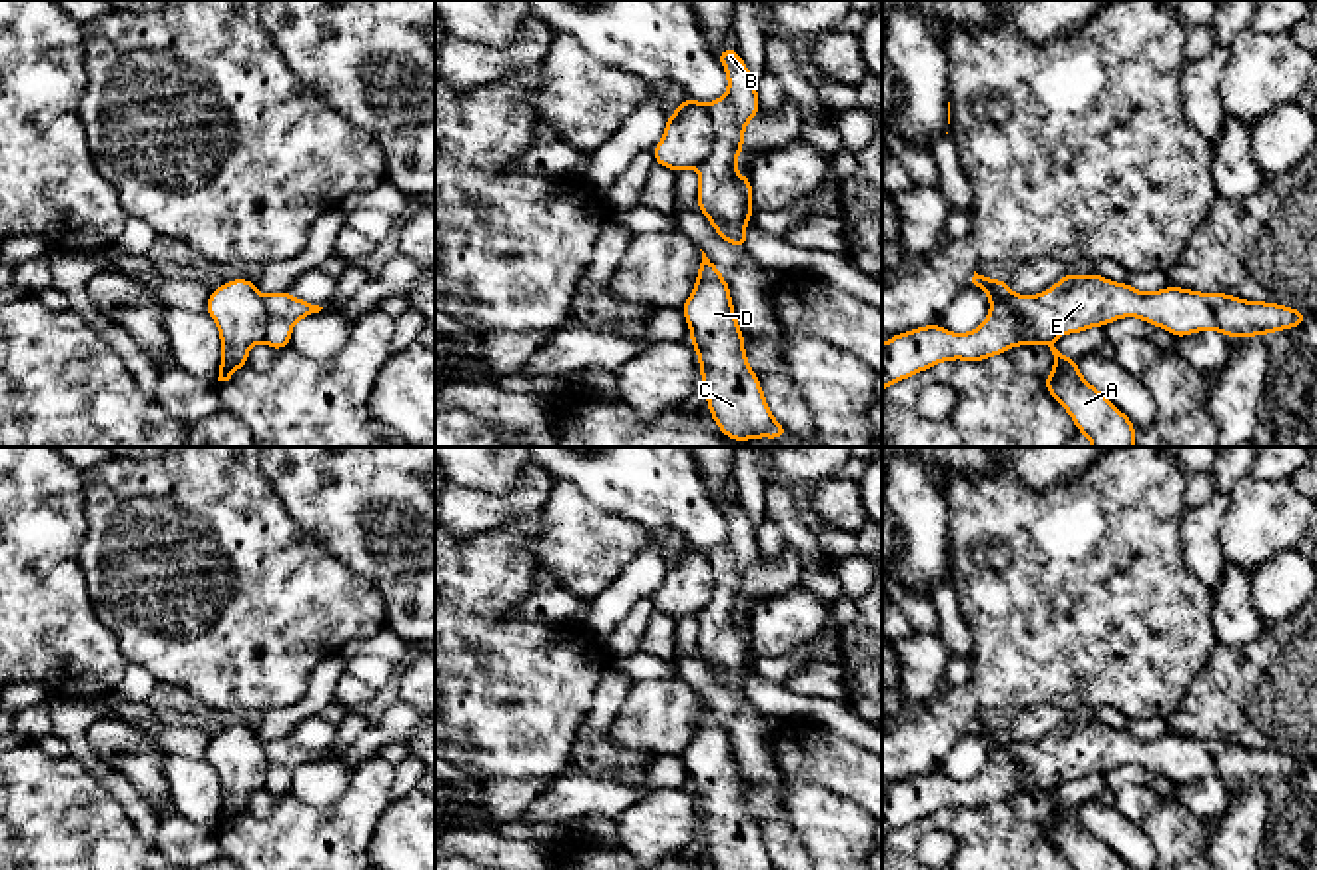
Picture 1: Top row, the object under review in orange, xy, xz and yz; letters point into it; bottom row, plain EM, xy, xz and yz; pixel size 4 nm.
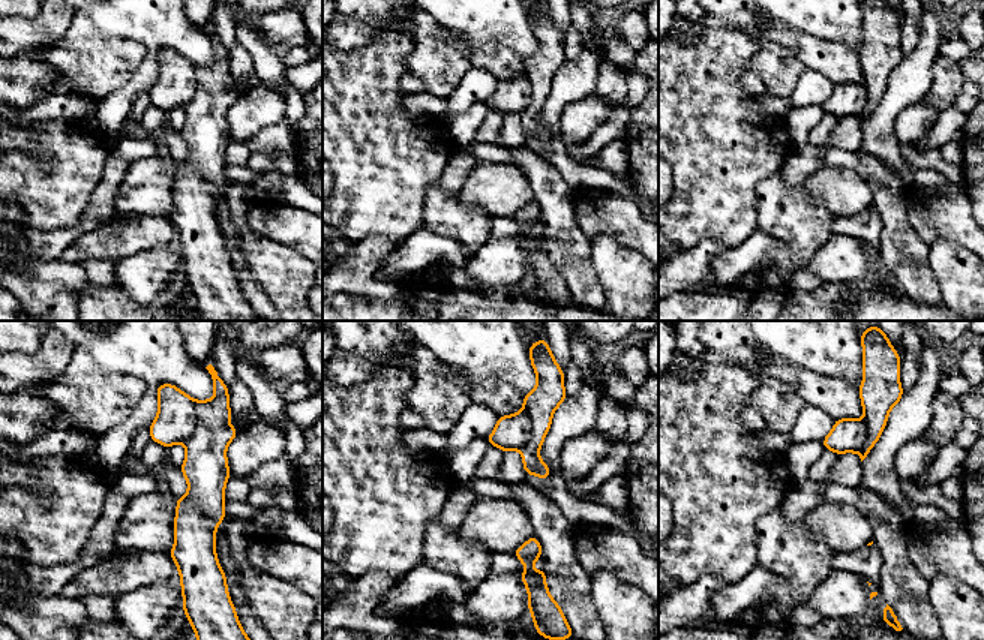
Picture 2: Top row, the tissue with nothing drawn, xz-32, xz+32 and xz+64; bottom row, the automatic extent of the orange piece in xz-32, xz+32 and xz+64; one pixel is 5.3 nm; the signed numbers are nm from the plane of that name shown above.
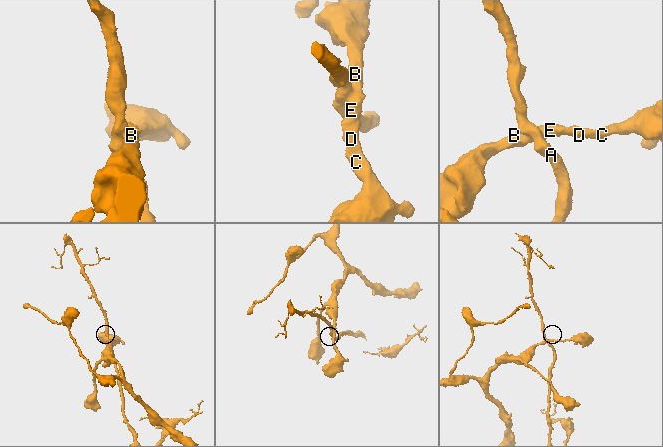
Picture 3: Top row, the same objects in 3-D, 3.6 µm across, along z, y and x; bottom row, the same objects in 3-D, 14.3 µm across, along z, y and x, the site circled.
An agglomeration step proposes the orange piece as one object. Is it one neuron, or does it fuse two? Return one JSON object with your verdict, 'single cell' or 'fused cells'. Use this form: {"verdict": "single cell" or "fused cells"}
{"verdict": "fused cells"}

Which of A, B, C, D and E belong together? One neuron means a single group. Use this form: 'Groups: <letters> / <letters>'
Groups: A / B C D E

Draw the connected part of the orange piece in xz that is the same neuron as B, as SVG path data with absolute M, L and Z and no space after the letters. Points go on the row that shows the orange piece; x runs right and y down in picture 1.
M736 48L716 54L726 68L728 92L704 104L712 120L712 152L698 164L698 210L706 214L716 233L738 249L746 249L746 223L752 206L750 176L736 172L736 158L744 146L744 128L760 112L756 80Z

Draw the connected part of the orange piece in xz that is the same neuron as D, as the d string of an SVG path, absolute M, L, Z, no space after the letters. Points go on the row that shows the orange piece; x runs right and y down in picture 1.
M702 251L692 295L680 305L698 353L708 409L718 429L734 441L788 435L762 393L744 353L744 335L732 307L730 287Z

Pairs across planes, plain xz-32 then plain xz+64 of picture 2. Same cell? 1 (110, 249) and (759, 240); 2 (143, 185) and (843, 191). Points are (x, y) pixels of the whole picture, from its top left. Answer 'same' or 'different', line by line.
1: same
2: same

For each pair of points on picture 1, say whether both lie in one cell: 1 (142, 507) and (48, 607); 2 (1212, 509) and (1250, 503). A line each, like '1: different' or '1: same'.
1: different
2: different

